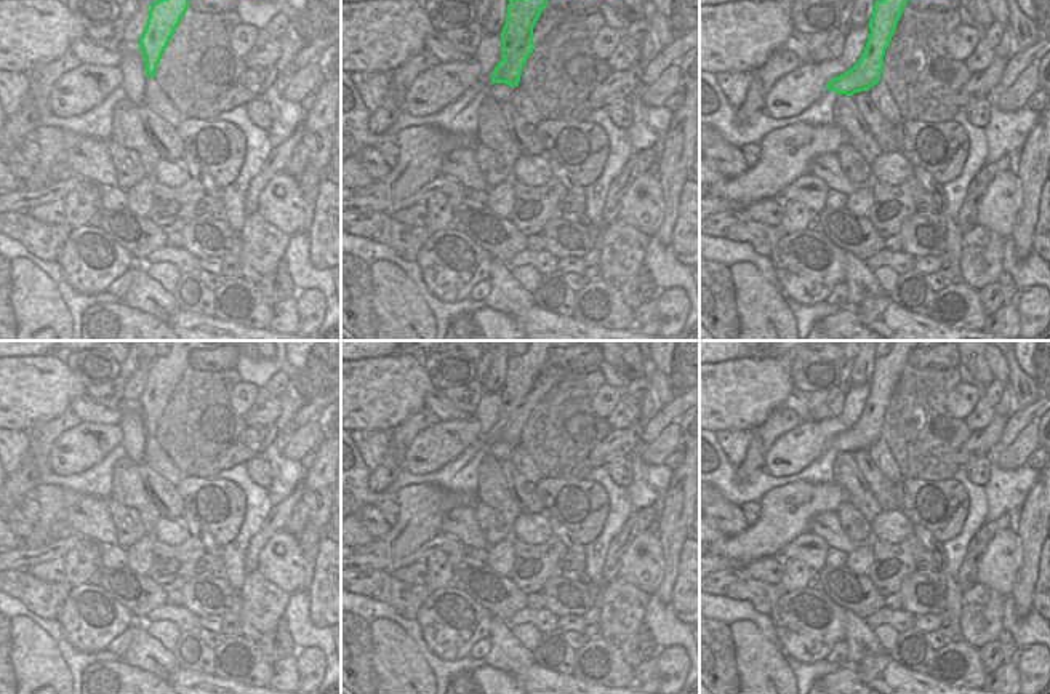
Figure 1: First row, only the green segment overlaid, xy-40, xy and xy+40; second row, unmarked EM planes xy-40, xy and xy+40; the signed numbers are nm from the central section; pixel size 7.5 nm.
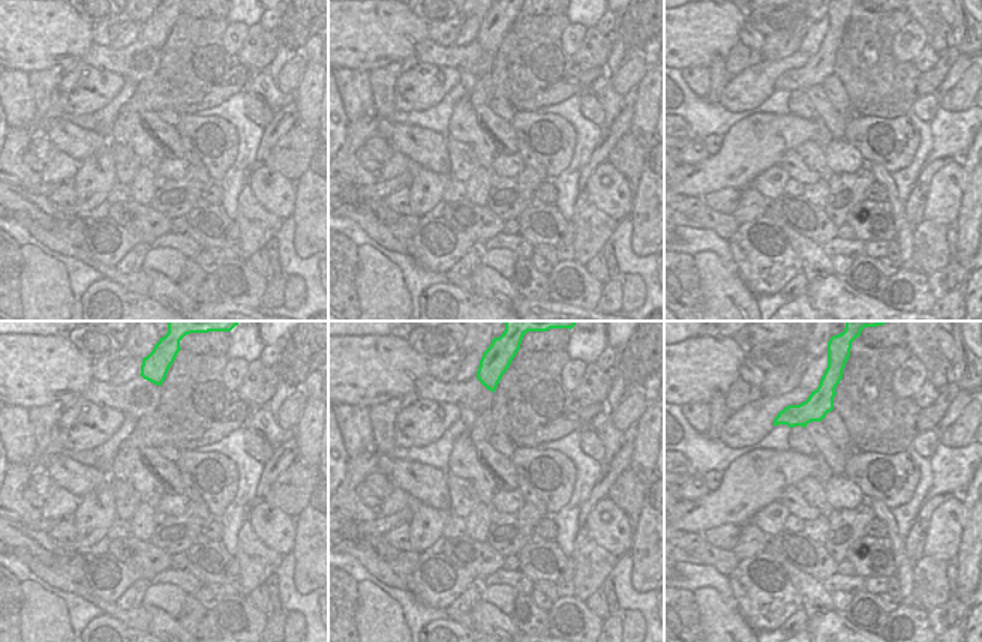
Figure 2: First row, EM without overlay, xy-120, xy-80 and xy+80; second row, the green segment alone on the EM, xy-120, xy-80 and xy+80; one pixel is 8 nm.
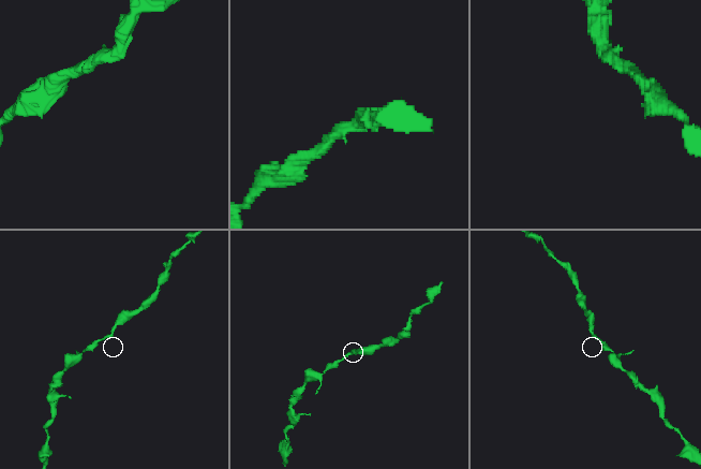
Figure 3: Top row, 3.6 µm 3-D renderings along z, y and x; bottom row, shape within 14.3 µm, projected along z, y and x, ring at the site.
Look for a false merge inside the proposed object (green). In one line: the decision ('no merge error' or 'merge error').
no merge error

